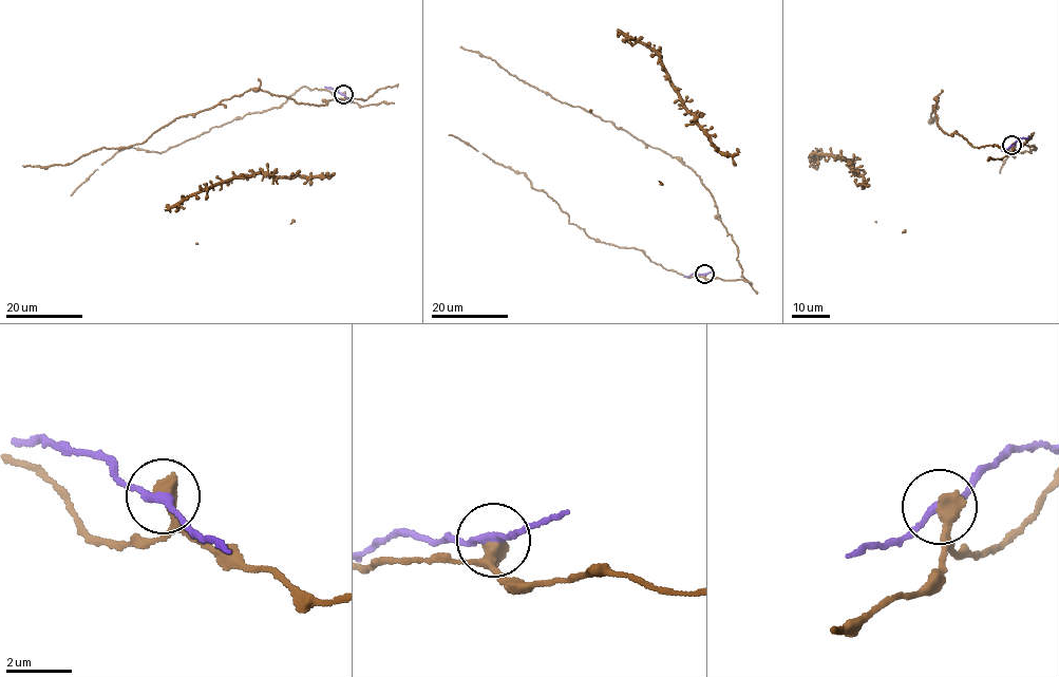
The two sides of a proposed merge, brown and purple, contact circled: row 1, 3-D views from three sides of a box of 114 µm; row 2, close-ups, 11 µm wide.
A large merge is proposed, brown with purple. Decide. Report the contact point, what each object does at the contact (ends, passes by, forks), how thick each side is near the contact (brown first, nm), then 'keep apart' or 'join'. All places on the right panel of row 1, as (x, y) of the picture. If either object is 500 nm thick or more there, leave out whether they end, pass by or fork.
(1012, 145) | 550/200 nm | keep apart

